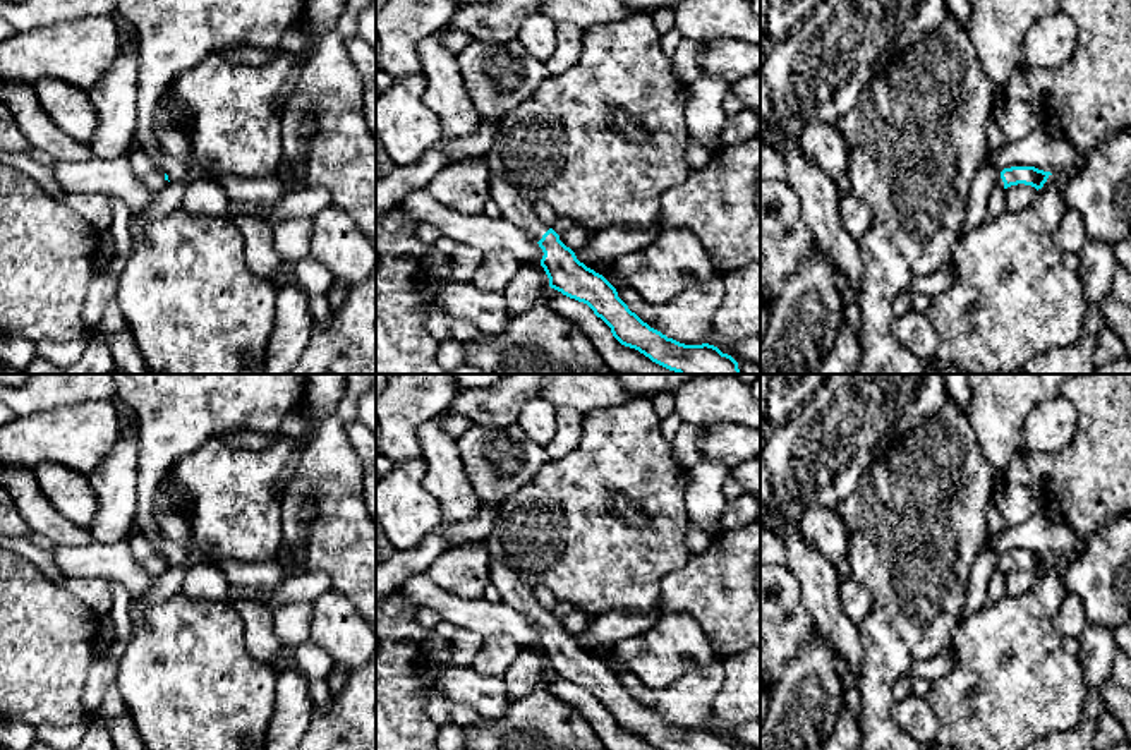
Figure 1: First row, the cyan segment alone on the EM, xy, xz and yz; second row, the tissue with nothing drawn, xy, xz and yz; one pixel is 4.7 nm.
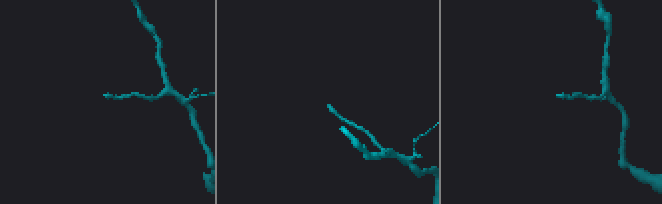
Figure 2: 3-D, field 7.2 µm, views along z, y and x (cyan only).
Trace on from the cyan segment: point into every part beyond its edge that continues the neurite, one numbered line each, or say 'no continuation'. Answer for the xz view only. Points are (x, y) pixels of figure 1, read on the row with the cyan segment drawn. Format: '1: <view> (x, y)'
1: xz (501, 191)

